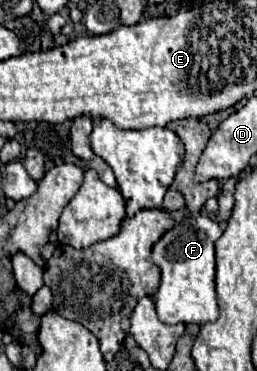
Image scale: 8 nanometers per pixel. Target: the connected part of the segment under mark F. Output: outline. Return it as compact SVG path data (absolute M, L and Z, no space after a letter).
M195 215L181 217L175 227L165 231L161 239L153 245L153 263L161 269L161 281L153 295L157 317L167 325L177 323L209 323L219 315L217 295L215 295L215 241L221 237L221 227L217 221Z

